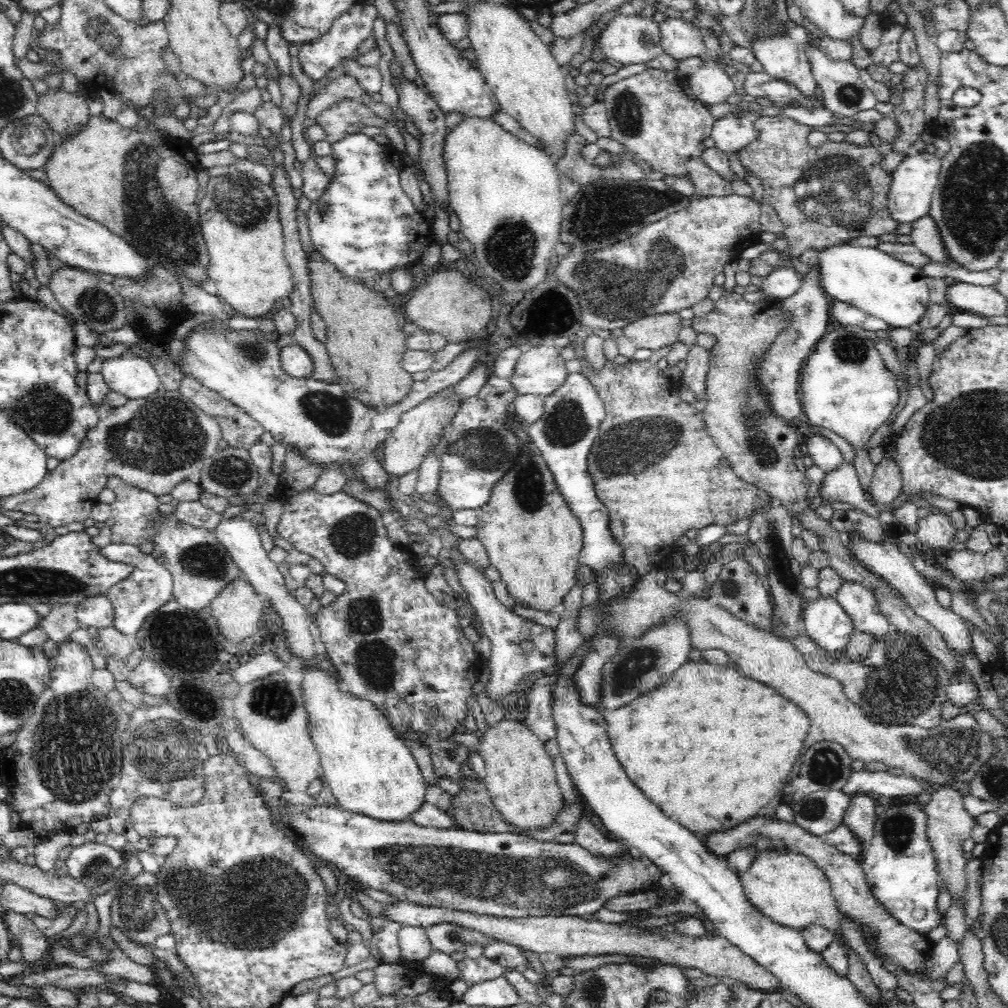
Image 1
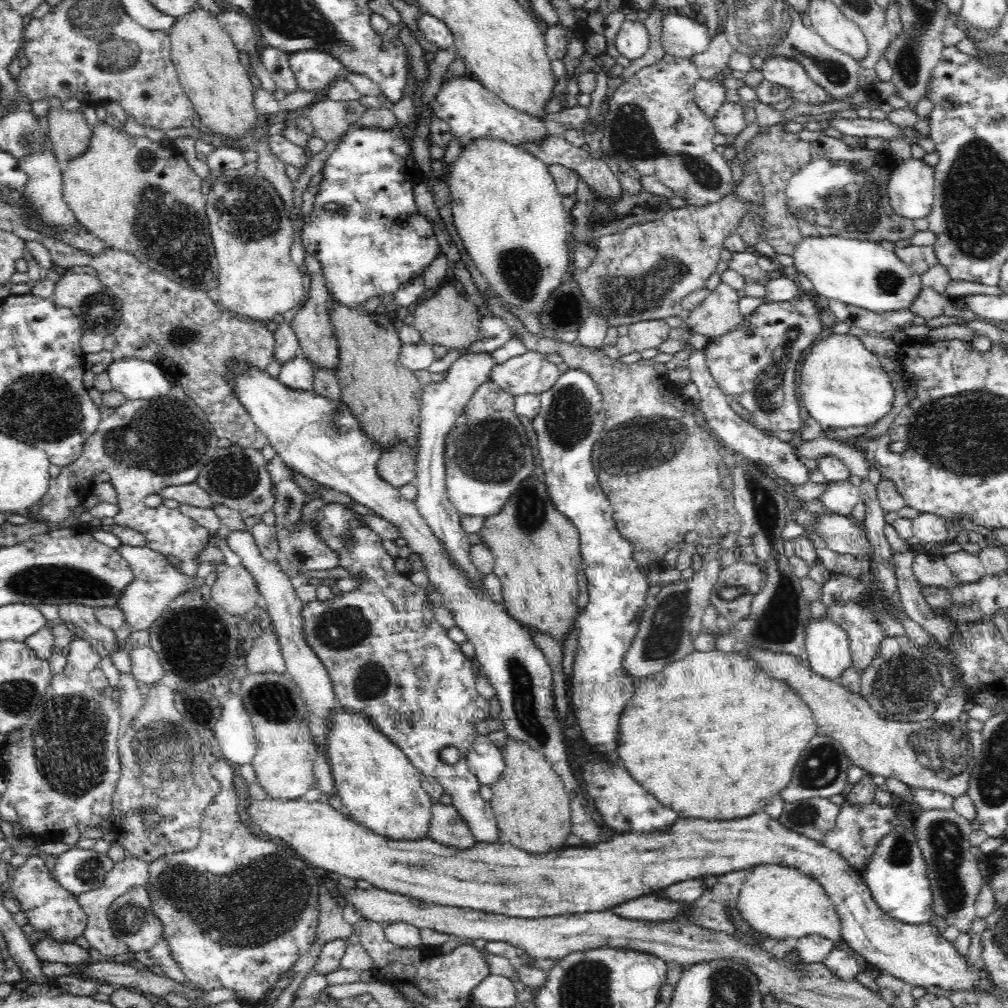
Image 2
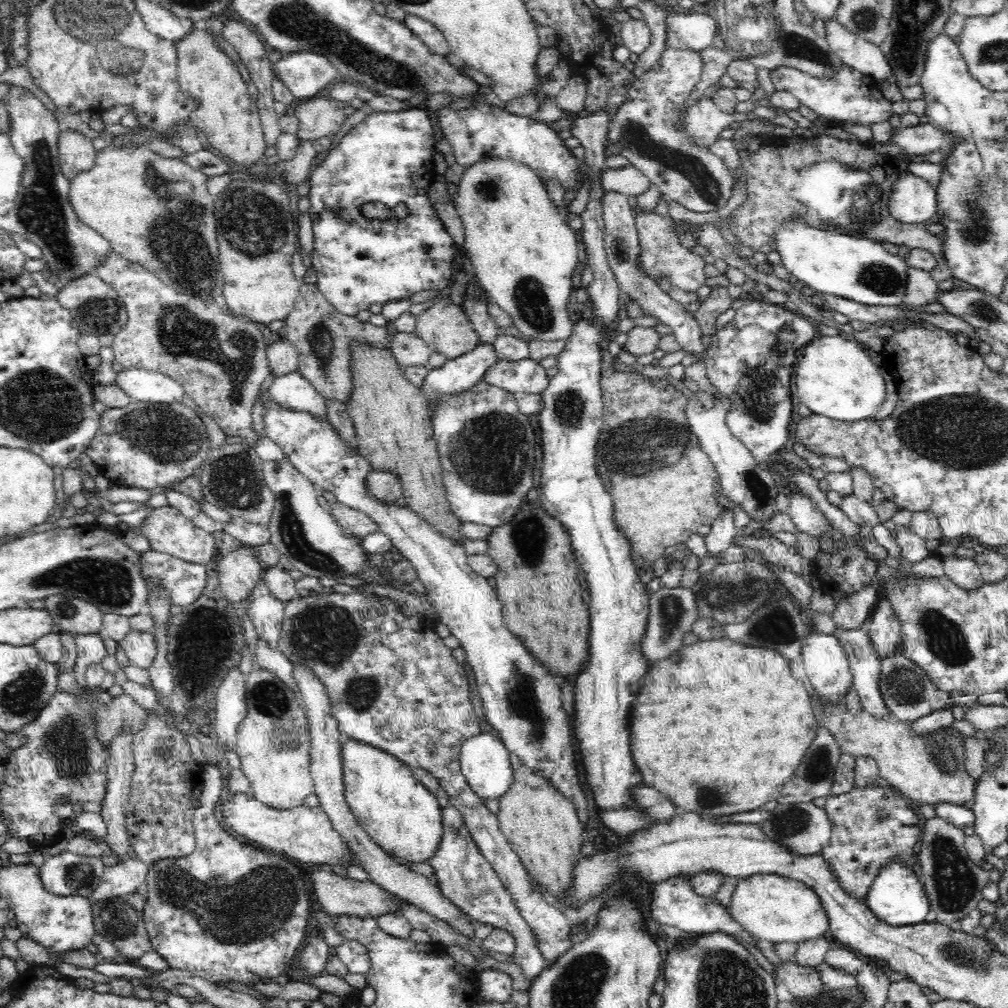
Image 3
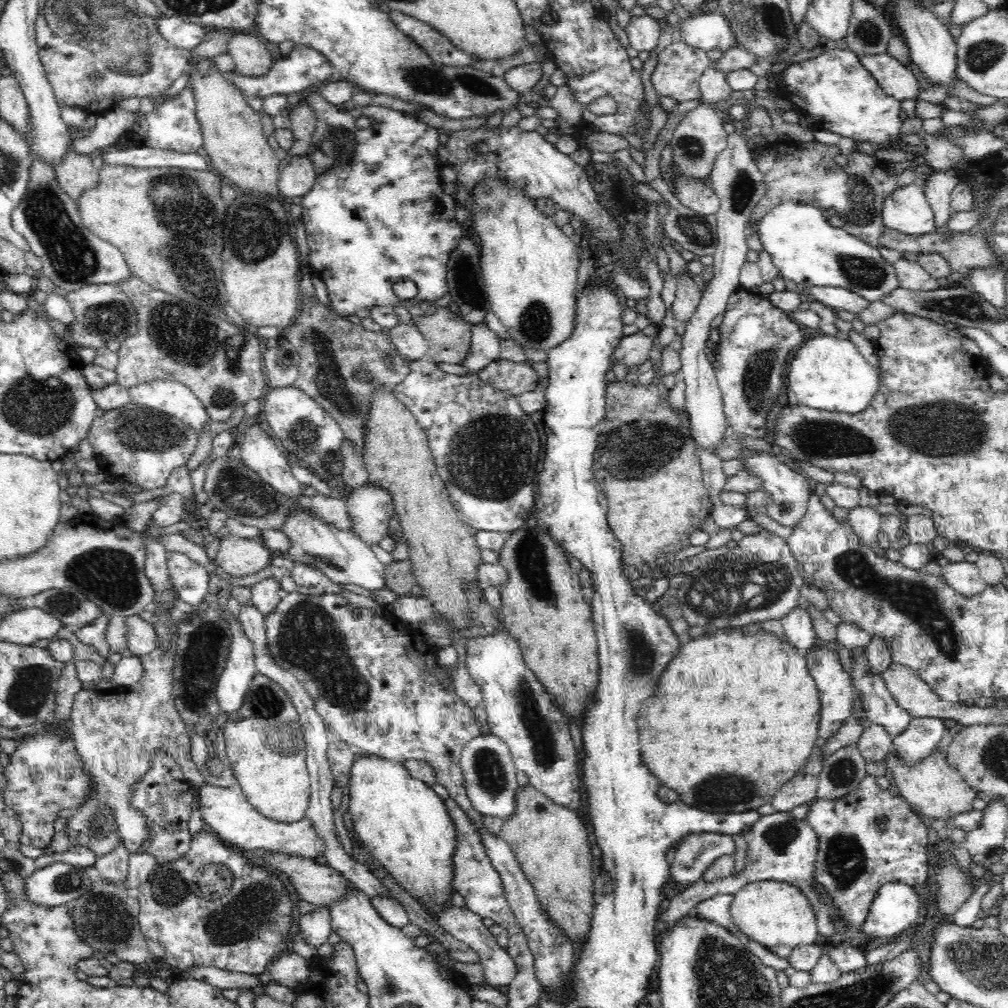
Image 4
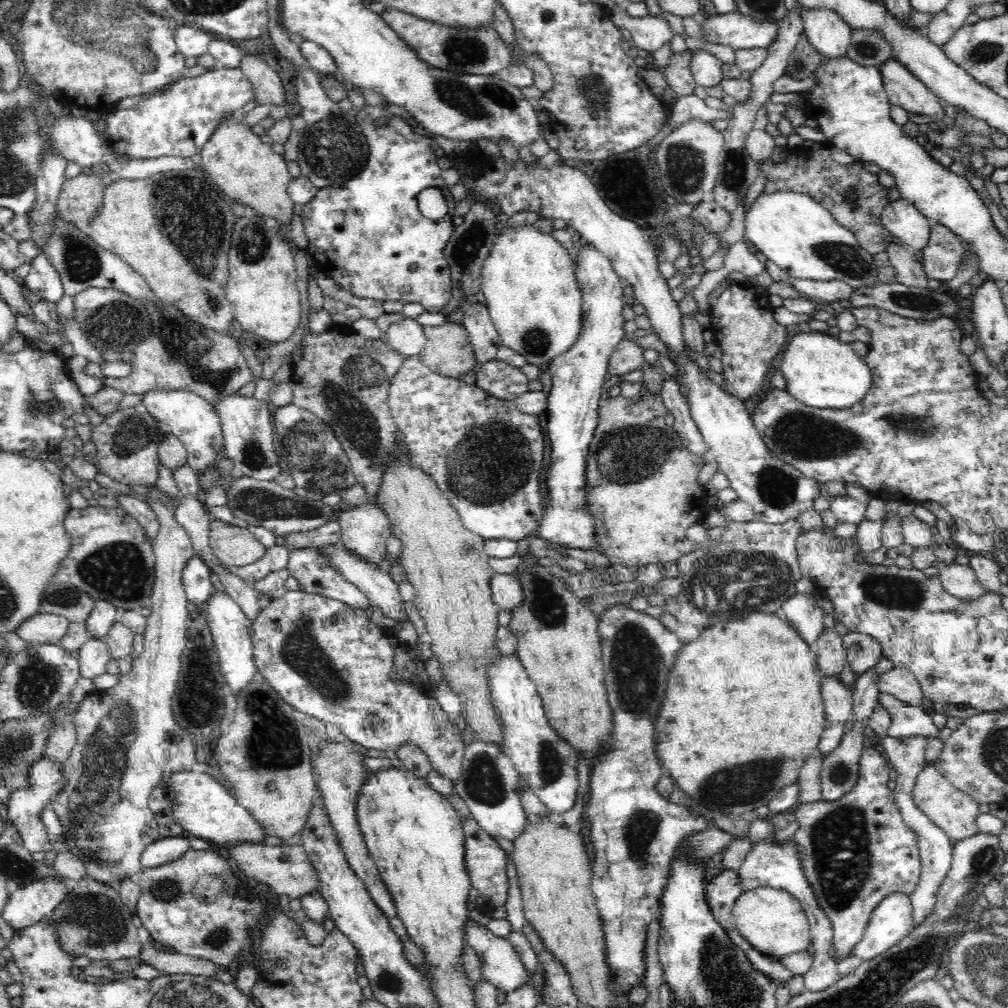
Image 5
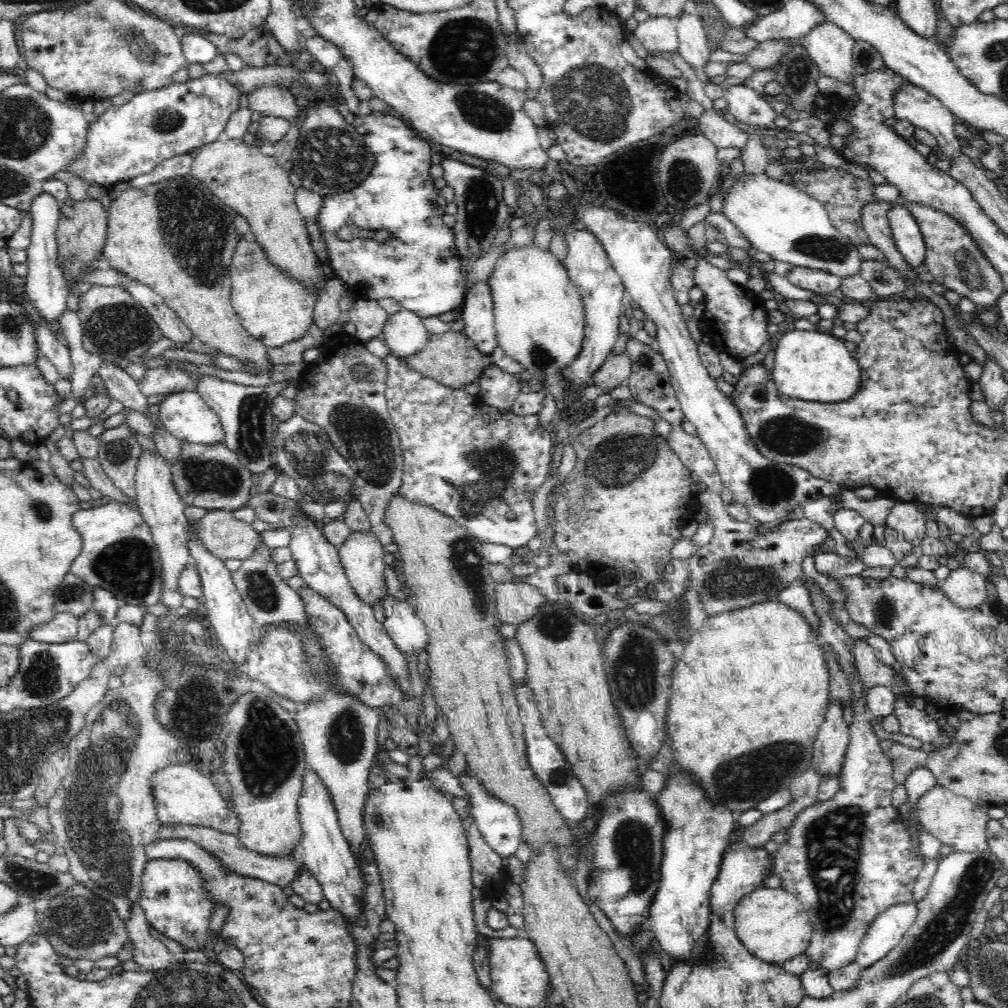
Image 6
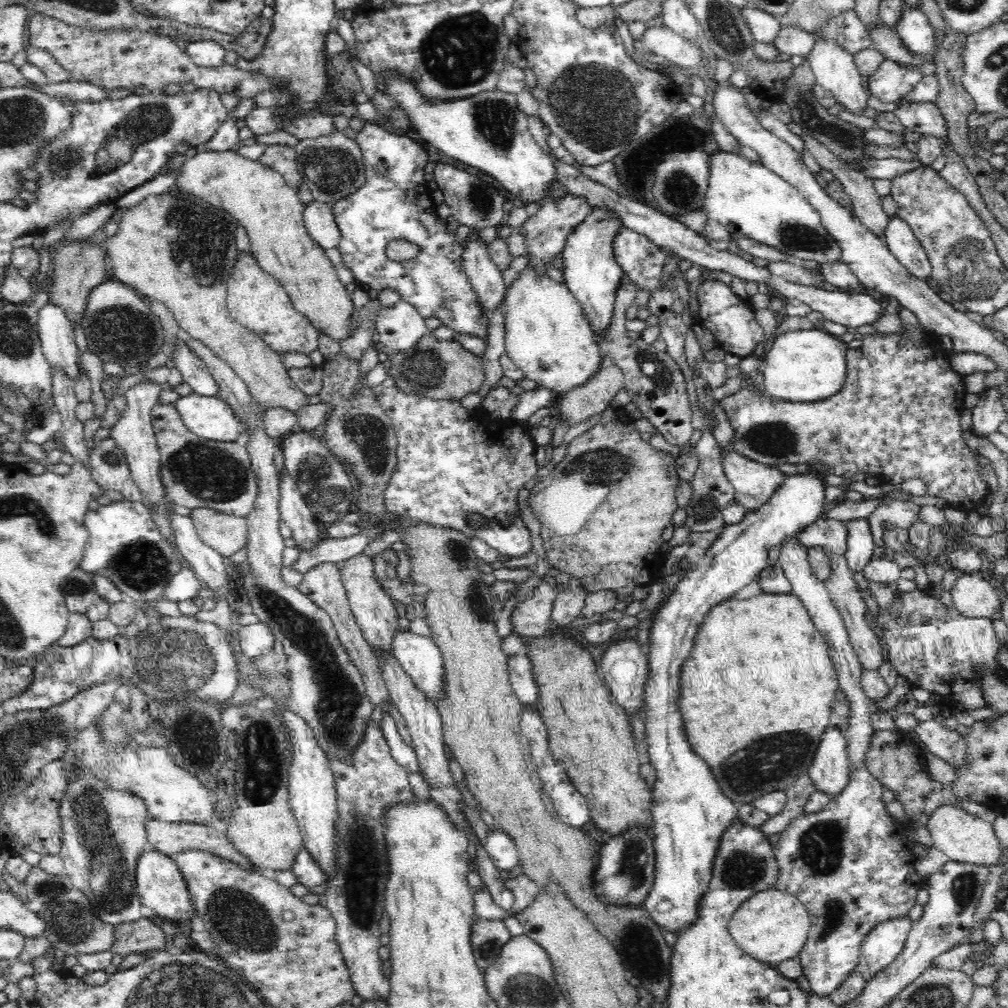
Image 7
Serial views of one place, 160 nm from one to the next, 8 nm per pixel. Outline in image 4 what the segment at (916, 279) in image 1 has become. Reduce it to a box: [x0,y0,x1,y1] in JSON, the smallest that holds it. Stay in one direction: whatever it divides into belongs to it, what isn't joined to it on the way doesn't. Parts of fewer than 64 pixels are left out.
[756,203,900,302]

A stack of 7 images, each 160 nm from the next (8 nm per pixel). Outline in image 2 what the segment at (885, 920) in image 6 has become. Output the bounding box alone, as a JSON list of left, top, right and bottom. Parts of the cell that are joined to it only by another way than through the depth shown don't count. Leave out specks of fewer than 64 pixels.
[862,827,934,925]

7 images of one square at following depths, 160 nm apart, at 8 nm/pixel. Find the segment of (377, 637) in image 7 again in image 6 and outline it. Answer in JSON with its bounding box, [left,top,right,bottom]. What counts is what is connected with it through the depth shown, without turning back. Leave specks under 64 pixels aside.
[339,531,388,608]

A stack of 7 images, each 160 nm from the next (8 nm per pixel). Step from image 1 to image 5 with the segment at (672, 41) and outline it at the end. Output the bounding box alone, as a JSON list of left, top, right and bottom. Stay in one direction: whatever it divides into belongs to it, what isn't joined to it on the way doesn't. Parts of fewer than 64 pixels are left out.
[702,12,780,50]

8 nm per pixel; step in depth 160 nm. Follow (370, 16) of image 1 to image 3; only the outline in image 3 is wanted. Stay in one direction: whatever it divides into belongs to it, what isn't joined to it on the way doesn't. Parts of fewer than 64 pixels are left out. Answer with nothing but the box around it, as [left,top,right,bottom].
[271,51,339,99]

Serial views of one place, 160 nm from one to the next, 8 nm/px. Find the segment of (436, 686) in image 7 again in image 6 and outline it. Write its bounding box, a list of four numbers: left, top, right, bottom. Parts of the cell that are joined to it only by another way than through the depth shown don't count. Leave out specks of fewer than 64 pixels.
[380,595,428,654]

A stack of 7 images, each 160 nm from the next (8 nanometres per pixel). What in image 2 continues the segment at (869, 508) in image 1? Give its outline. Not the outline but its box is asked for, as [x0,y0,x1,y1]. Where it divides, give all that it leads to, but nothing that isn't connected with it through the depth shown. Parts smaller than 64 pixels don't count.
[819,480,861,516]

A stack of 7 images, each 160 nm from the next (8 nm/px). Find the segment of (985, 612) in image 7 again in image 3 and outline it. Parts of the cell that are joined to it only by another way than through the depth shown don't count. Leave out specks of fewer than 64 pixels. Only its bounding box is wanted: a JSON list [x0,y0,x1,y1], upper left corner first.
[942,555,986,590]

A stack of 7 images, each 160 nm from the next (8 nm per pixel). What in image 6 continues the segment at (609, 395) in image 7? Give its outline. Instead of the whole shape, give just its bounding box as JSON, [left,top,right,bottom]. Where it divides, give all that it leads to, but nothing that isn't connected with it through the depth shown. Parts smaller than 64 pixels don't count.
[590,354,632,394]

